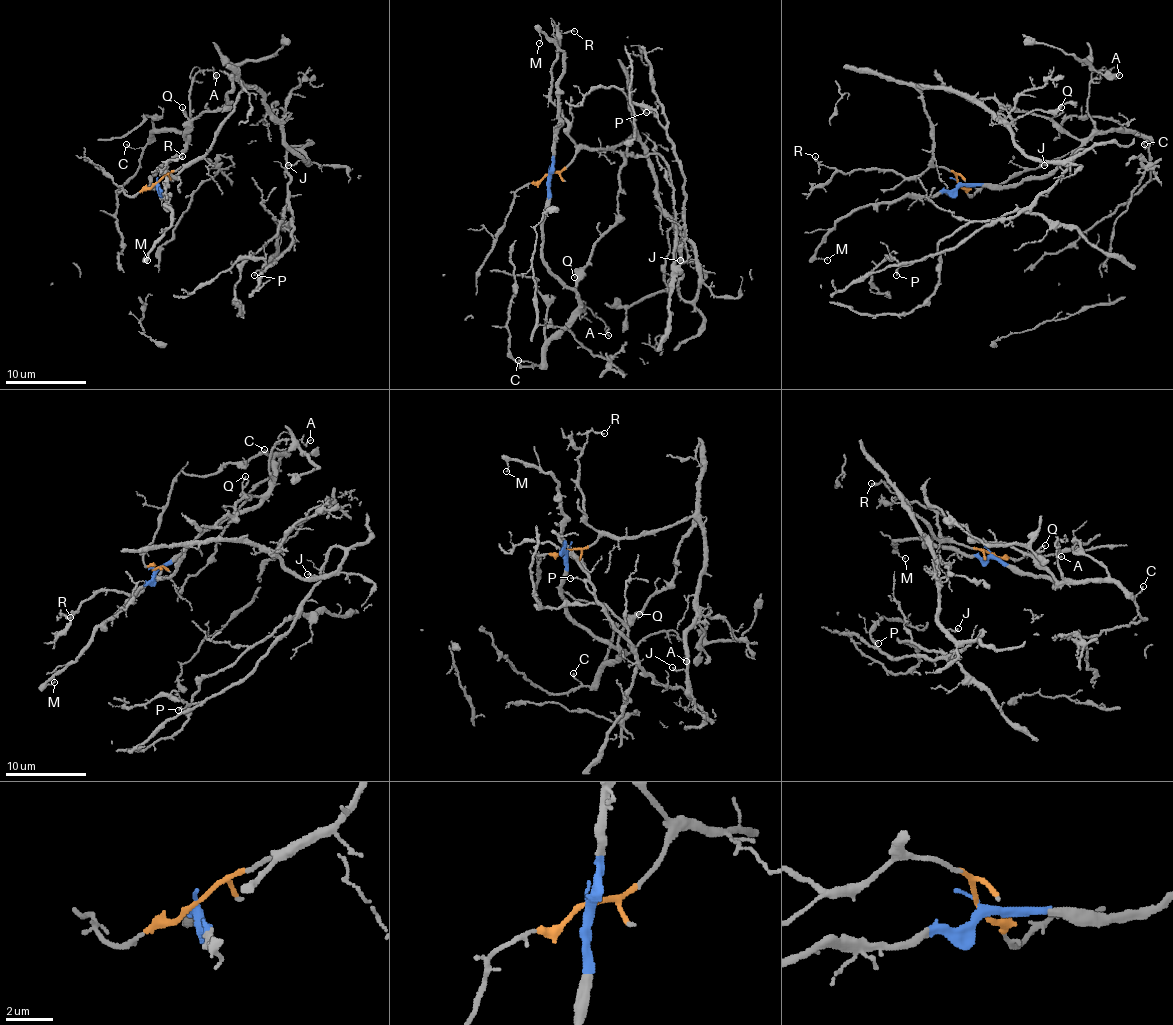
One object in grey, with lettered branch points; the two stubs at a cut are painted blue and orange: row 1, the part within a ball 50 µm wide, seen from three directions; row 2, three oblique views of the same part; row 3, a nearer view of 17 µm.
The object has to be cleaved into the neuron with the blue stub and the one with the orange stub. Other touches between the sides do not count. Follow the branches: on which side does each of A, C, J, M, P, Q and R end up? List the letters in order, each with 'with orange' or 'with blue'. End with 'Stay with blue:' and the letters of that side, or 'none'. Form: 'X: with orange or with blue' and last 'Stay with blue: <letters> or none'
A: with blue
C: with blue
J: with orange
M: with blue
P: with orange
Q: with blue
R: with orange
Stay with blue: A, C, M, Q

